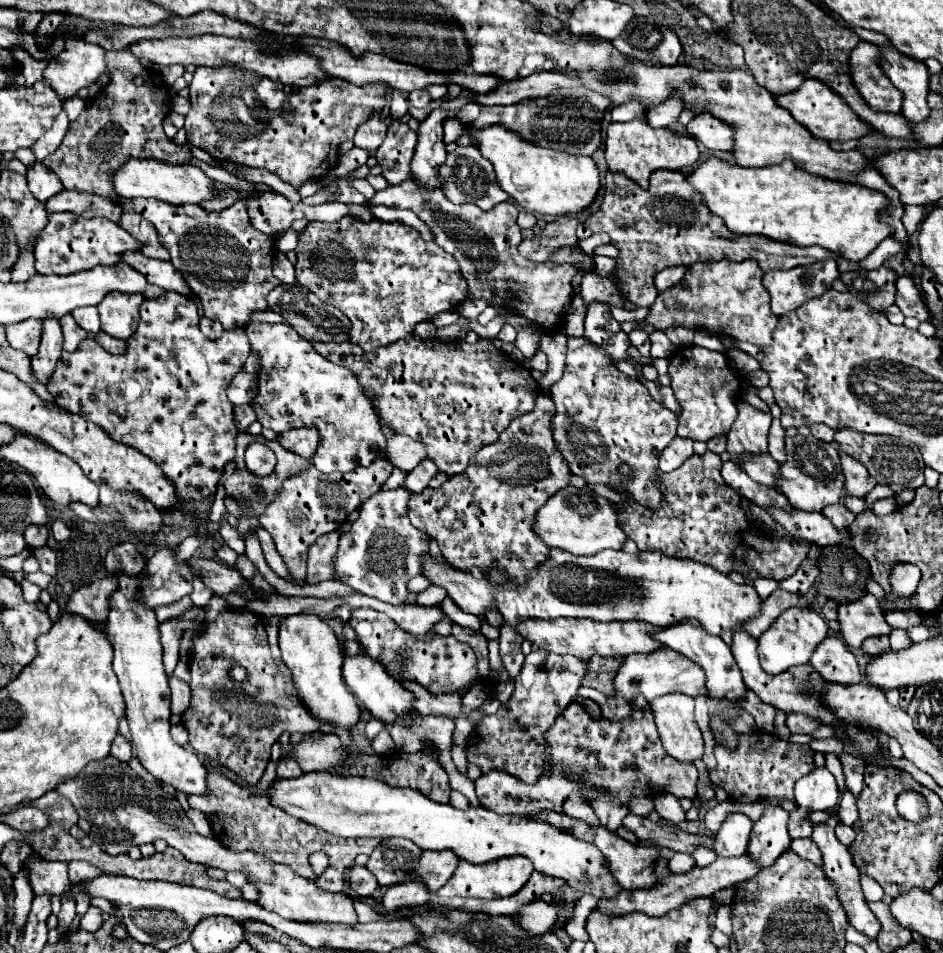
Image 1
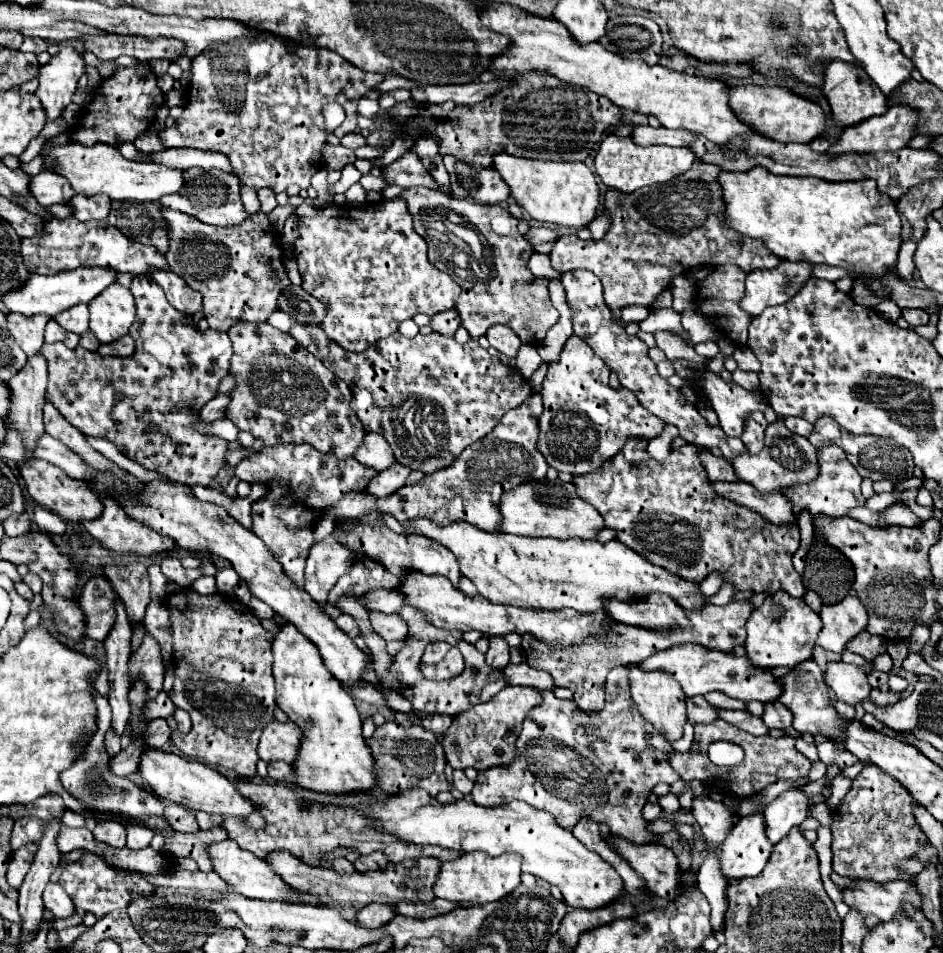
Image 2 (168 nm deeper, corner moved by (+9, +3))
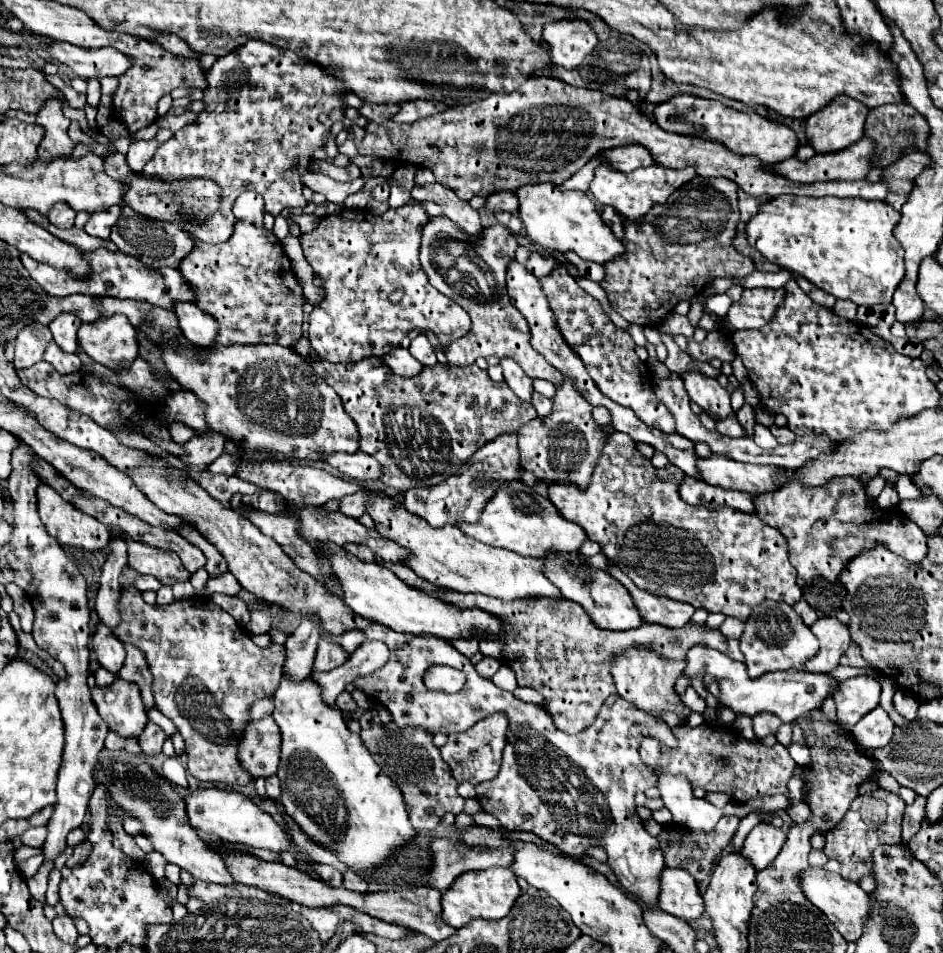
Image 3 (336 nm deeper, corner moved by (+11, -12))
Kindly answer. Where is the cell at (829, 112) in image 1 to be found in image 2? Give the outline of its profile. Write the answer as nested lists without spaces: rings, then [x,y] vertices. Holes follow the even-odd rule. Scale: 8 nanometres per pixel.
[[[735,86],[731,88],[731,108],[739,120],[751,124],[757,132],[777,140],[777,142],[801,142],[809,144],[825,132],[825,114],[823,108],[799,94],[793,94],[789,88],[779,86]]]

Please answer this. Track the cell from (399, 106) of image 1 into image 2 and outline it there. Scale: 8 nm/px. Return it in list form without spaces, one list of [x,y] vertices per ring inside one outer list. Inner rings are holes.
[[[377,90],[375,92],[367,92],[367,96],[363,96],[359,100],[359,114],[365,116],[365,118],[375,118],[377,112],[381,110],[379,96],[381,96],[381,92],[377,92]]]

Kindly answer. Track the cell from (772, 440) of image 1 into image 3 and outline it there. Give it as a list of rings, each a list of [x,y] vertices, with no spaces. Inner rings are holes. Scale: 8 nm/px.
[[[729,415],[729,419],[717,421],[717,431],[727,435],[727,437],[745,437],[745,431],[739,425],[739,421],[735,419],[735,415]]]

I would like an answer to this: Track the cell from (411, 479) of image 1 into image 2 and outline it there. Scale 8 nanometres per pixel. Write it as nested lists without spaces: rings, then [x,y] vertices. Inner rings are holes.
[[[393,464],[391,468],[379,472],[367,486],[367,492],[373,494],[375,498],[387,498],[393,492],[397,492],[401,486],[405,486],[407,478],[411,474],[411,468],[403,466],[403,464]]]

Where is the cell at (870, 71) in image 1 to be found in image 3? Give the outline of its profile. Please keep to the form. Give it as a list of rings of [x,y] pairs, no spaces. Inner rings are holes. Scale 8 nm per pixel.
[[[847,97],[835,99],[823,111],[807,119],[807,141],[815,153],[837,153],[865,133],[865,119],[869,109]]]

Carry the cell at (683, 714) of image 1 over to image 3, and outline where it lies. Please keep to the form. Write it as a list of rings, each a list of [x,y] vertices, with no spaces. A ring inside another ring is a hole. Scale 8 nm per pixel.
[[[629,647],[621,655],[615,655],[611,661],[611,675],[617,685],[619,695],[633,703],[637,709],[649,713],[649,715],[659,715],[669,709],[683,709],[679,697],[675,695],[675,681],[685,669],[685,661],[669,661],[661,659],[657,651],[651,649],[641,649],[641,647]]]

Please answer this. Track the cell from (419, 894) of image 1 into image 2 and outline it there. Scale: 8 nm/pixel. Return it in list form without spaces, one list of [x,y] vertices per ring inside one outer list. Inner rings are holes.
[[[367,904],[359,910],[357,922],[365,928],[379,928],[395,916],[395,904]]]

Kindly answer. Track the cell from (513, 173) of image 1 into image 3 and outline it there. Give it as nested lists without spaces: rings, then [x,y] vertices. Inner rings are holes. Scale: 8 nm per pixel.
[[[527,185],[517,189],[519,217],[525,223],[529,239],[549,251],[575,251],[581,259],[605,265],[625,253],[623,243],[603,223],[595,203],[581,191],[559,191],[555,185]]]

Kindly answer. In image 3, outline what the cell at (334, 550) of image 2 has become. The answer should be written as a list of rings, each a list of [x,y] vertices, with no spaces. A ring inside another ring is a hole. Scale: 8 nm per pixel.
[[[305,615],[301,625],[285,641],[285,667],[283,673],[295,681],[307,679],[311,675],[315,647],[319,643],[321,625],[313,615]]]

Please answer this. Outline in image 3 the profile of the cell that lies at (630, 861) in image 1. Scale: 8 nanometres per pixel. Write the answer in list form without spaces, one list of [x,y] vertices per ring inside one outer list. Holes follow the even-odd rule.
[[[663,869],[659,907],[687,923],[693,923],[703,915],[703,897],[689,871]]]

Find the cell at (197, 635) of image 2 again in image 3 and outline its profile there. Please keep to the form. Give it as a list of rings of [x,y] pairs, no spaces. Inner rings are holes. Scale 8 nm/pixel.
[[[123,583],[119,615],[121,623],[111,633],[121,643],[131,643],[145,655],[149,671],[153,675],[155,705],[165,717],[169,717],[177,725],[179,733],[185,739],[189,773],[201,781],[247,785],[251,777],[237,759],[237,741],[241,739],[241,733],[249,721],[251,703],[255,699],[269,697],[279,687],[281,669],[285,661],[285,647],[275,643],[271,643],[269,647],[257,647],[251,641],[249,631],[239,627],[227,611],[215,605],[209,597],[199,595],[173,601],[169,605],[147,605],[133,585]]]

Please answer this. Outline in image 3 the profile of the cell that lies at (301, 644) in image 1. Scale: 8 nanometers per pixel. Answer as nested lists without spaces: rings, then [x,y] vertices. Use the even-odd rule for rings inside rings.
[[[287,677],[281,679],[275,691],[275,711],[273,719],[281,729],[281,761],[277,777],[281,781],[281,803],[287,815],[309,835],[315,843],[327,847],[347,869],[361,871],[371,877],[371,871],[381,867],[397,849],[405,847],[415,839],[417,831],[409,821],[407,803],[401,789],[383,775],[381,767],[375,763],[371,753],[361,743],[359,735],[351,733],[339,709],[325,705],[321,699],[321,687],[311,679],[295,683]]]

